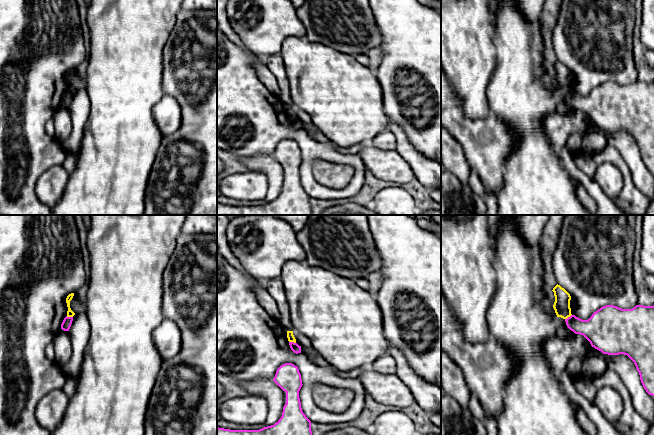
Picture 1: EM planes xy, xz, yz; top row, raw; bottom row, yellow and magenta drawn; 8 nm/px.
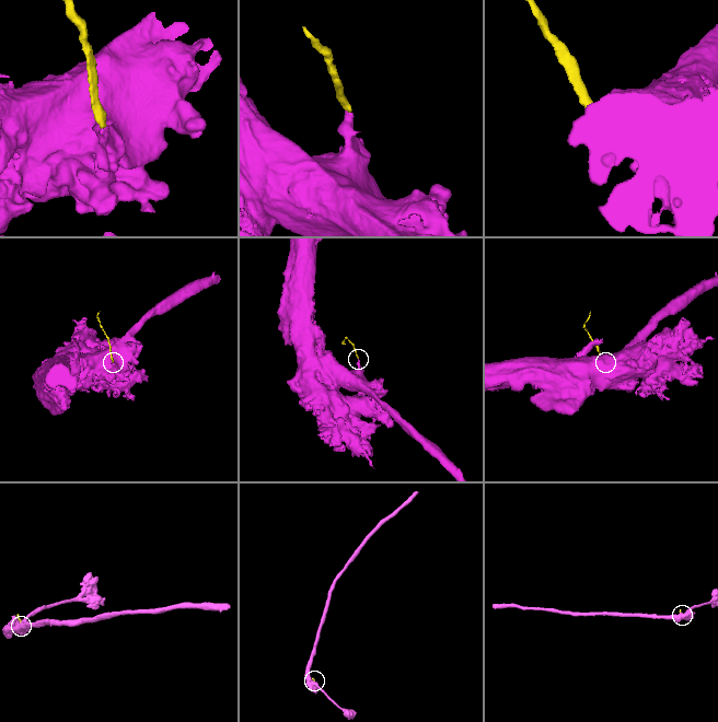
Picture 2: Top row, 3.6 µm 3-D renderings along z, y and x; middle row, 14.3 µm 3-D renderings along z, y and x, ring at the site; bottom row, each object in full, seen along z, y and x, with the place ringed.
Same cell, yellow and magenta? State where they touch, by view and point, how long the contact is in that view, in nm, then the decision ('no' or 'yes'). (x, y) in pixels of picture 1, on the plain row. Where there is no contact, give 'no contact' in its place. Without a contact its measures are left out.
contact xz (292, 117); length 60 nm; no

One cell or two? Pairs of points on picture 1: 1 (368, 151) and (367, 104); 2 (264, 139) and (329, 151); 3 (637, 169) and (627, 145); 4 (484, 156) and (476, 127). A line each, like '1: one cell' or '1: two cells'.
1: two cells
2: one cell
3: one cell
4: one cell

